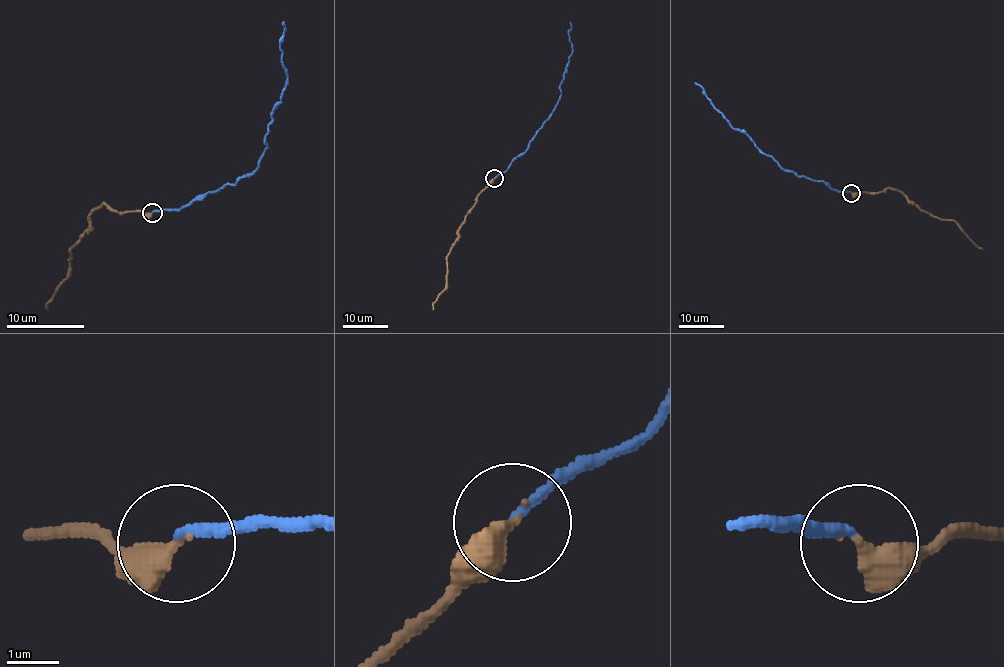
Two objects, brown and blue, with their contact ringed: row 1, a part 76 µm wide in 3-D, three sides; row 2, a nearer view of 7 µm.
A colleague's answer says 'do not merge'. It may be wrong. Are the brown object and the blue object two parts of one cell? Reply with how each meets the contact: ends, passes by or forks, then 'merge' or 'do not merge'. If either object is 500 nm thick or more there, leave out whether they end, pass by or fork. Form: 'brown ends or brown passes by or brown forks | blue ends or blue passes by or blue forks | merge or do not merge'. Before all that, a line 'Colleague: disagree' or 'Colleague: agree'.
Colleague: disagree
brown ends | blue ends | merge

